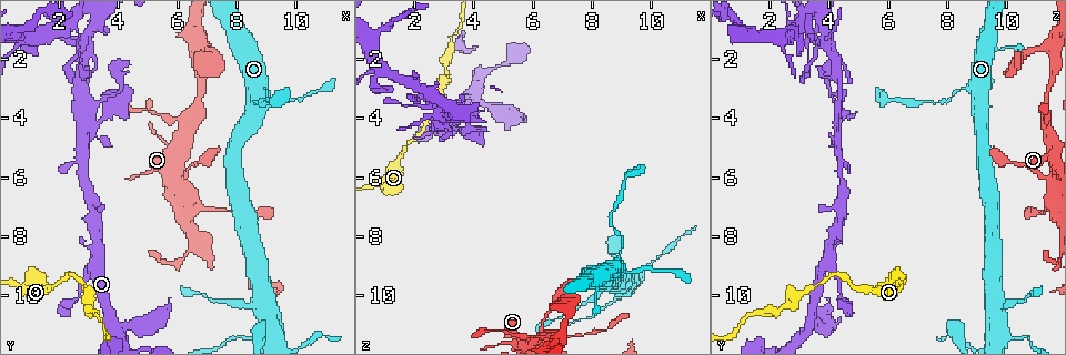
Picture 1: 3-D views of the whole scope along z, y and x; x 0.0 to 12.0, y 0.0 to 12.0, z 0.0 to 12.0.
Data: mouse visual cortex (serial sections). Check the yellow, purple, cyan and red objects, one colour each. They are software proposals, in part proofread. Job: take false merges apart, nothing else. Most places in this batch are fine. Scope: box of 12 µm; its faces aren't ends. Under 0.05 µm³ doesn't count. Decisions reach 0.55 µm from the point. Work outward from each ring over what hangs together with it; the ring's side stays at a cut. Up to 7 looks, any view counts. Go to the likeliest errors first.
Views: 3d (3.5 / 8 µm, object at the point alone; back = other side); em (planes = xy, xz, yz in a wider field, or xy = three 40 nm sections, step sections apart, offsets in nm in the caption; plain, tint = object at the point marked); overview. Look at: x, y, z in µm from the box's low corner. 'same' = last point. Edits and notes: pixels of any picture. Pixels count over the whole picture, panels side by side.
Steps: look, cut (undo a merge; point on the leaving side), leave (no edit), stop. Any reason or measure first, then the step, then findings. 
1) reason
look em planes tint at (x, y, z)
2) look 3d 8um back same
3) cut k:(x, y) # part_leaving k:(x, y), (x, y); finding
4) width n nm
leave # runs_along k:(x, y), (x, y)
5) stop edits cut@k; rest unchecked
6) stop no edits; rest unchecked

two arms in line, one across
look 3d 8um at (2.9, 4.5, 4.3)

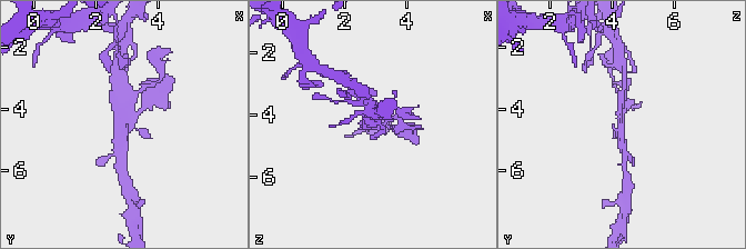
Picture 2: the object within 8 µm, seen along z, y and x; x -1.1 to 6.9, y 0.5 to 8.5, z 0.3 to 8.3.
zoom in
look 3d 3.5um at (2.9, 4.4, 4.3)

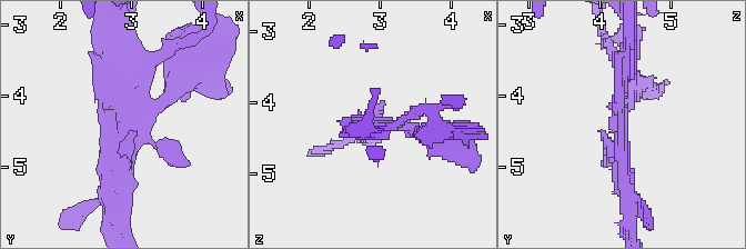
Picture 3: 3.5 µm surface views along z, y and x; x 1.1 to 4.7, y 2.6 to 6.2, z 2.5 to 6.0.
look em xy step 5 tint at (2.85, 4.50, 4.30)

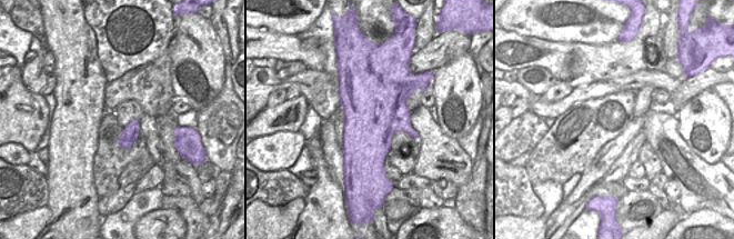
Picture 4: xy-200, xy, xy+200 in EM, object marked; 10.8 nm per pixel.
width 750 nm
leave # runs_along 3:(114, 206), (114, 96), (131, 62); one cell here

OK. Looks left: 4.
thick turns thin
look 3d 8um at (9.0, 3.0, 8.4)

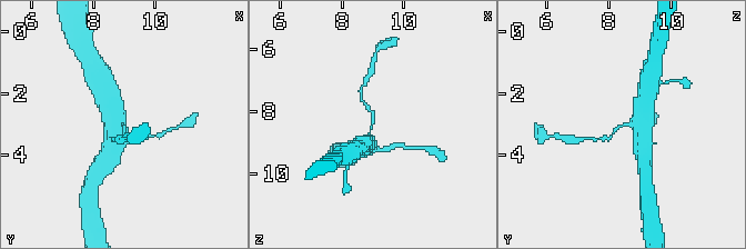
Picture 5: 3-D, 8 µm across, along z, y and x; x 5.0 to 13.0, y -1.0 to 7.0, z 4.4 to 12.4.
zoom in
look 3d 3.5um at (9.0, 3.1, 8.5)

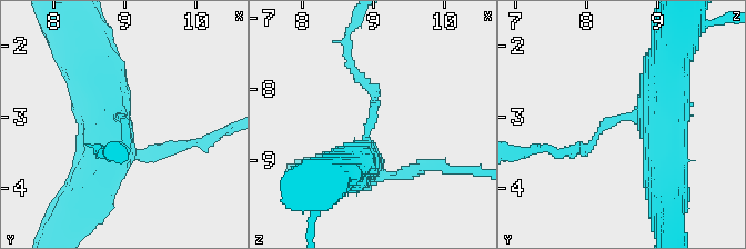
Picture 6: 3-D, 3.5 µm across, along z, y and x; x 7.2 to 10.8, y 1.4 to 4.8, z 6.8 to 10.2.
look em xy step 2 tint at (8.90, 3.00, 8.50)

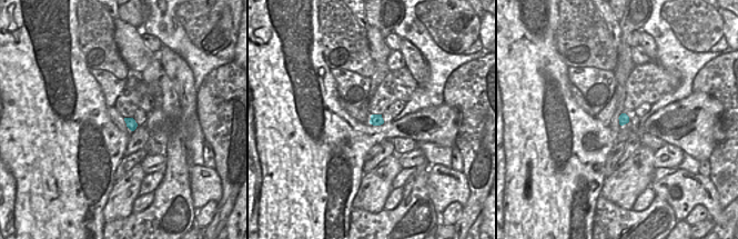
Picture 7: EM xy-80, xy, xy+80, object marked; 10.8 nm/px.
width 120 nm
leave # runs_along 6:(349, 169), (376, 96), (352, 70); continuous, no second cell

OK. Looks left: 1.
stop no edits; rest unchecked

